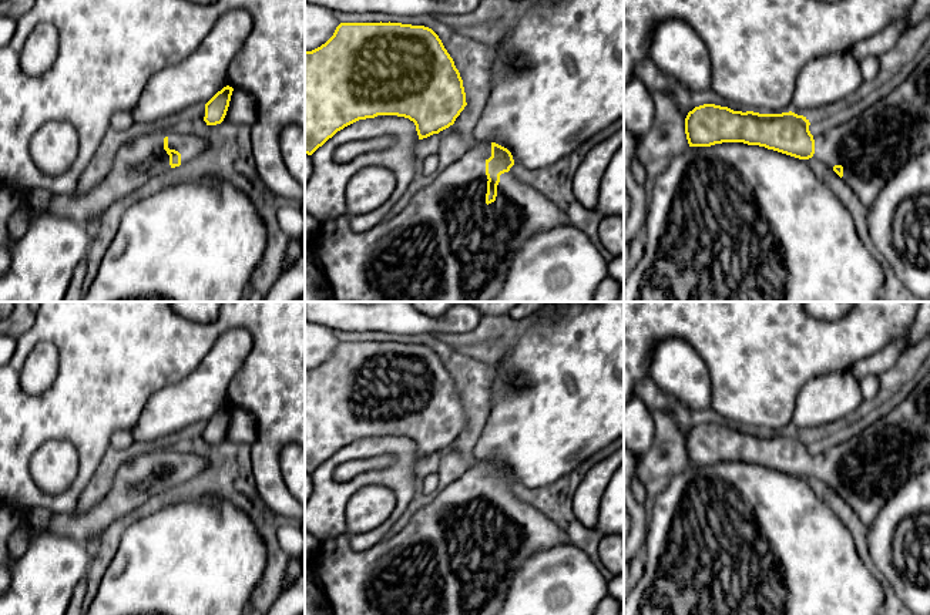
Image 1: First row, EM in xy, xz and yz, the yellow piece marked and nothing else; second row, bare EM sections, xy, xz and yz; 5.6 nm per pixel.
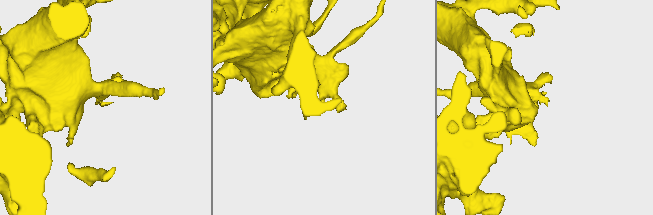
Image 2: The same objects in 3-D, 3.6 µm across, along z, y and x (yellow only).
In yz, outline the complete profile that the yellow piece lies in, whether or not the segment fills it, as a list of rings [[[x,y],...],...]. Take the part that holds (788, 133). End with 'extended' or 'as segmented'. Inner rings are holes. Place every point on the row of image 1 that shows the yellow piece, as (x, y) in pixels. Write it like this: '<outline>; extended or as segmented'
[[[930,48],[902,84],[857,117],[839,127],[823,130],[817,135],[810,134],[809,125],[810,122],[806,117],[792,111],[759,114],[704,104],[688,112],[685,134],[689,147],[743,142],[765,147],[799,159],[813,158],[833,169],[862,204],[870,208],[884,182],[906,161],[930,148]]]; extended

